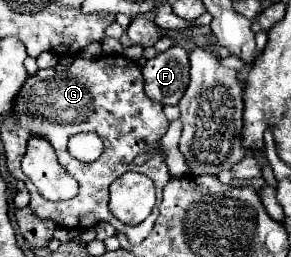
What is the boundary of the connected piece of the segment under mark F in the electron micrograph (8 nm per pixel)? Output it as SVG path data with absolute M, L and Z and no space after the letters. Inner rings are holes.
M173 45L171 49L157 53L153 59L149 59L145 63L143 77L145 77L145 93L151 99L159 101L161 105L177 105L189 85L189 55L187 55L187 51L179 45Z

